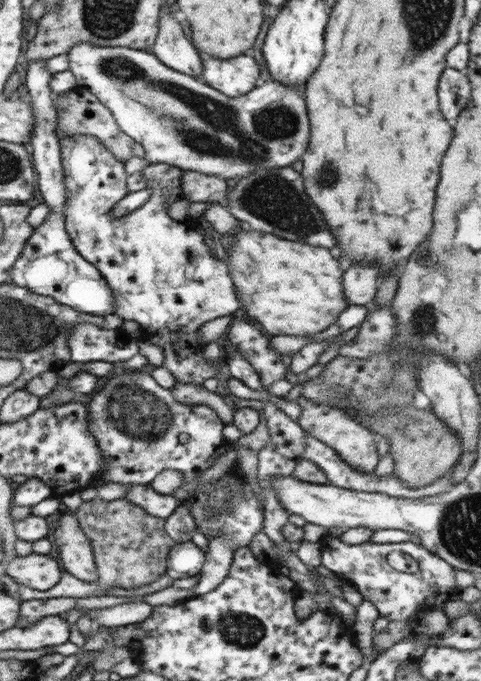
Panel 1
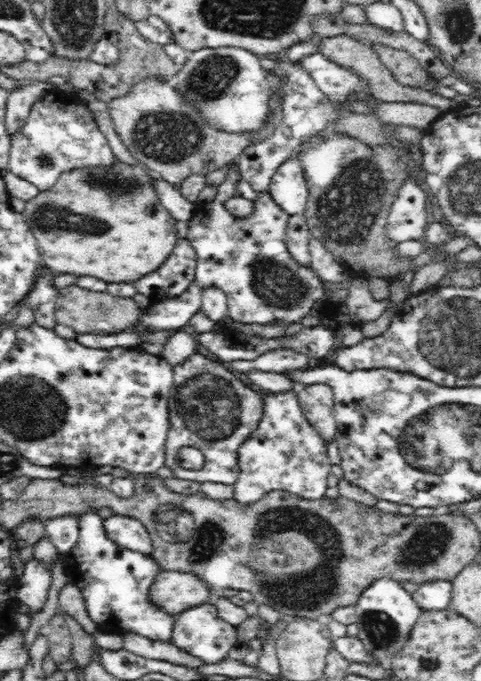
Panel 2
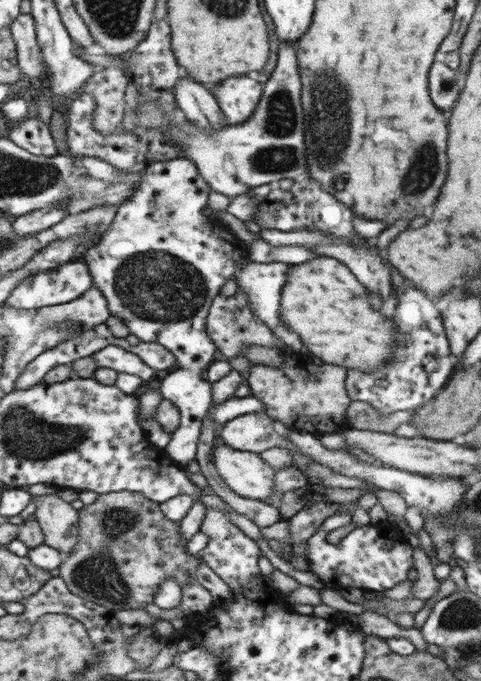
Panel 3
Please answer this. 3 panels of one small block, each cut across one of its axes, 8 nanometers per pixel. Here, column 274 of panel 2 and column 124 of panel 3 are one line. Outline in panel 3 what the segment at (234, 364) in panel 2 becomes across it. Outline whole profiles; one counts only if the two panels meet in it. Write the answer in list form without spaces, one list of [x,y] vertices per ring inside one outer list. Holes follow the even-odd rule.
[[[116,345],[101,350],[94,357],[98,359],[102,368],[112,368],[117,373],[135,374],[144,381],[152,378],[152,375],[155,374],[155,370],[150,368],[139,356]]]

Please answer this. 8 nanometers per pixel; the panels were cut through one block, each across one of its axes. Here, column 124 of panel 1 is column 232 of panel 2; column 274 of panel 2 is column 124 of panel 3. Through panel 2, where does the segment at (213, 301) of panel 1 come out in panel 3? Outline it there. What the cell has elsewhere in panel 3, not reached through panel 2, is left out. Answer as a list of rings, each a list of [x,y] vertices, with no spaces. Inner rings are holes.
[[[184,157],[176,160],[166,160],[148,165],[143,170],[137,189],[131,197],[118,207],[111,230],[95,242],[88,245],[81,253],[82,259],[90,265],[101,292],[108,297],[112,316],[120,318],[129,328],[129,334],[134,334],[145,343],[158,343],[165,346],[174,356],[179,367],[167,372],[159,383],[161,395],[178,408],[181,421],[179,427],[171,434],[171,441],[165,451],[181,466],[198,455],[198,446],[202,434],[203,419],[207,416],[213,402],[210,394],[210,382],[202,380],[202,372],[214,360],[216,345],[212,342],[207,328],[208,308],[211,308],[212,298],[220,292],[224,282],[234,276],[239,292],[246,293],[251,312],[255,314],[273,332],[285,346],[290,346],[292,355],[308,352],[303,340],[290,327],[283,323],[281,316],[282,293],[291,276],[293,265],[288,263],[262,264],[249,258],[241,266],[232,262],[232,244],[236,244],[233,234],[218,222],[216,216],[203,213],[212,189],[199,173],[195,161]]]

